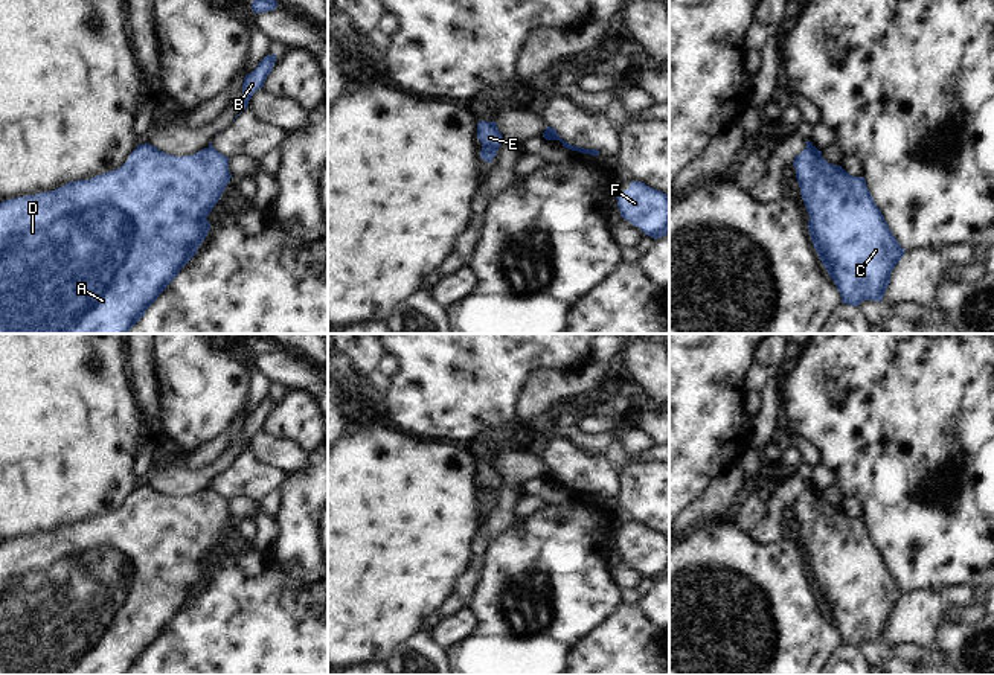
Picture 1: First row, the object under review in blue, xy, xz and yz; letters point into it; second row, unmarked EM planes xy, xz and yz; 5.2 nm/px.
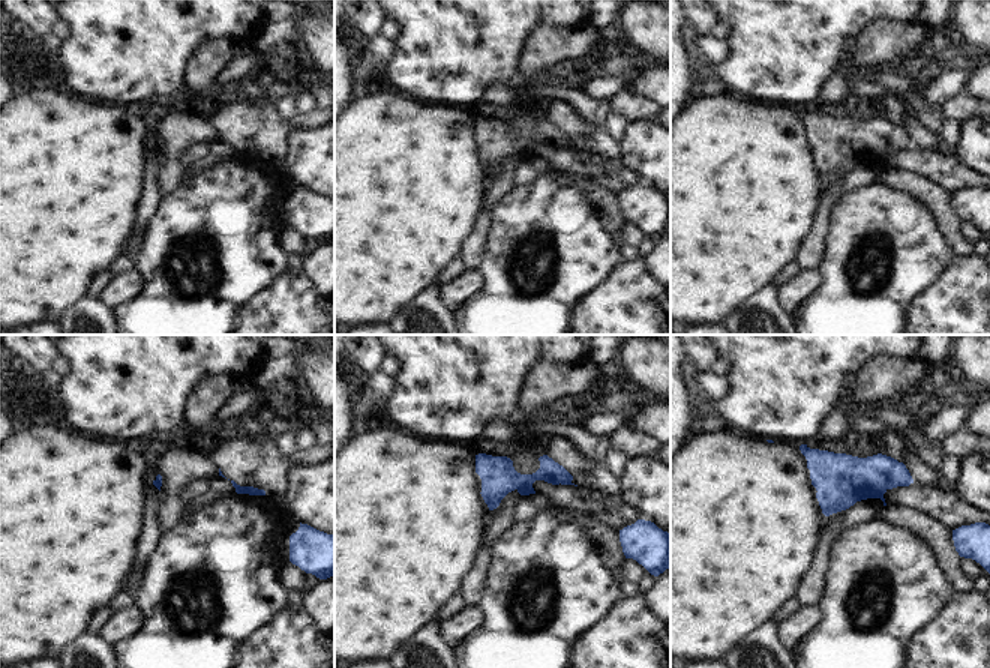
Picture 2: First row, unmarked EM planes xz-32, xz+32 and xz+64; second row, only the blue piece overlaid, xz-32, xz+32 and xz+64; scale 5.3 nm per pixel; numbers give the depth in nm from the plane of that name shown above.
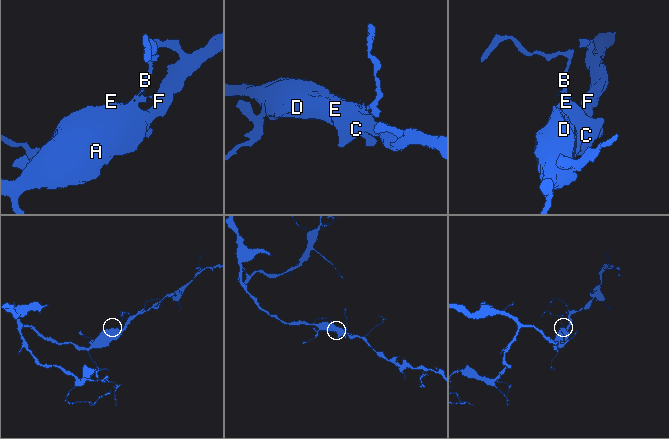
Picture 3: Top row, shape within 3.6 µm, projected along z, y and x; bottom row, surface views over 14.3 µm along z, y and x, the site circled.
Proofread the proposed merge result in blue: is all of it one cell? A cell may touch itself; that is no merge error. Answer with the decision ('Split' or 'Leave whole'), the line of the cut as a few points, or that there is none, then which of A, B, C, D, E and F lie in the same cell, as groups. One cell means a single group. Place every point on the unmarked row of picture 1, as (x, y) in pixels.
Split. Split along xz (552, 470), (557, 480). Groups: A C D E F / B

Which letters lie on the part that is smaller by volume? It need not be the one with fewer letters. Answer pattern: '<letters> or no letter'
B

